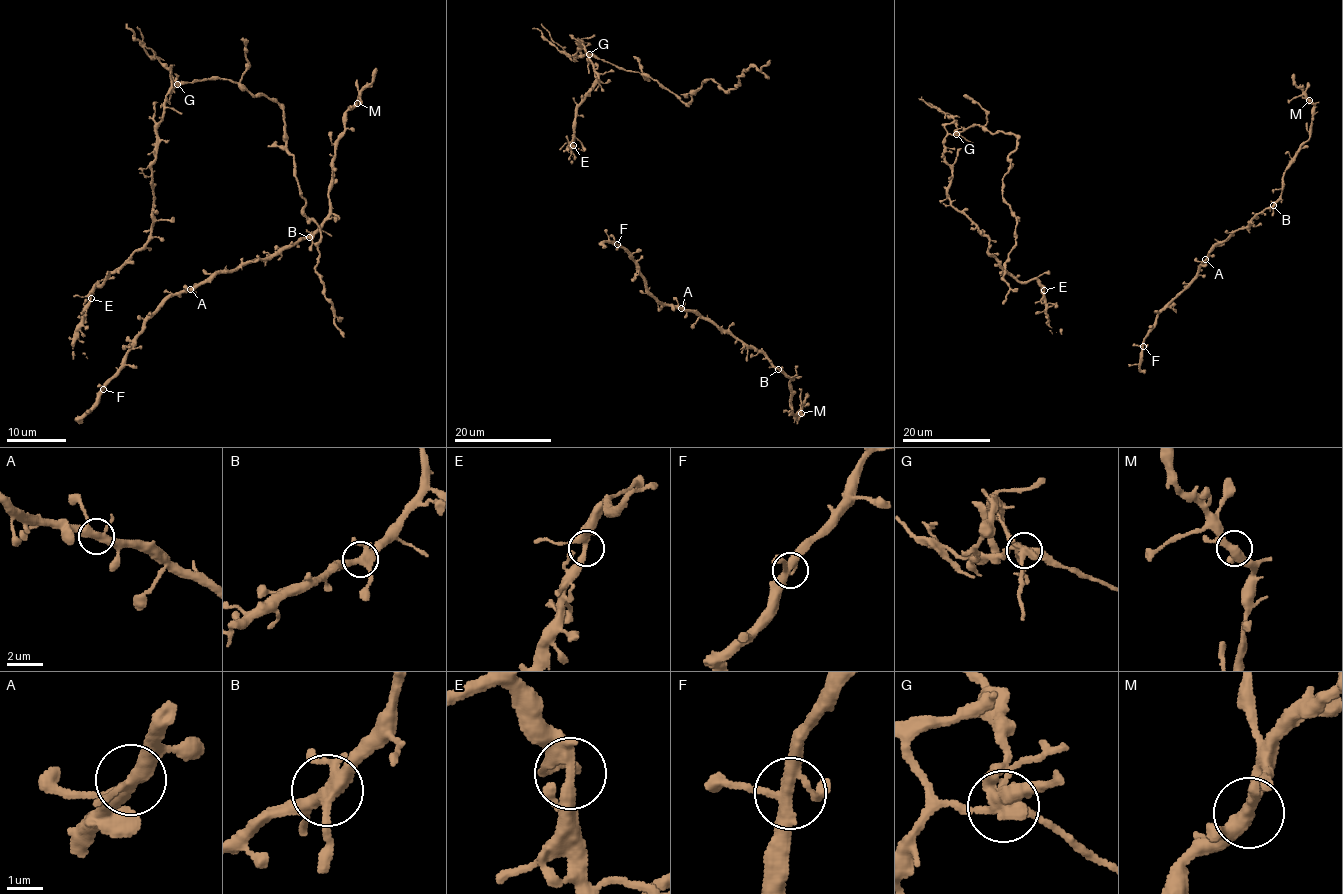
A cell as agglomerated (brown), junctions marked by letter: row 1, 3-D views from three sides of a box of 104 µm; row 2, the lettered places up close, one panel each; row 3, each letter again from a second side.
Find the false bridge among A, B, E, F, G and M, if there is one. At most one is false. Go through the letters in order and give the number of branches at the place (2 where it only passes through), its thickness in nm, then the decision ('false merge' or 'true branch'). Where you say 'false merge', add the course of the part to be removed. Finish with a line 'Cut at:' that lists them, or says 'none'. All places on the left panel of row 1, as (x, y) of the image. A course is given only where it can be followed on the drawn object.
A: 4 branches meet; 360 nm thick; true branch
B: 4 branches meet; 360 nm thick; true branch
E: 3 branches meet; 340 nm thick; true branch
F: 4 branches meet; 320 nm thick; true branch
G: 5 branches meet; 360 nm thick; false merge; foreign part runs (177, 84), (240, 83), (281, 108), (304, 212), (320, 233), (315, 272), (345, 337)
M: 4 branches meet; 340 nm thick; true branch
Cut at: G

